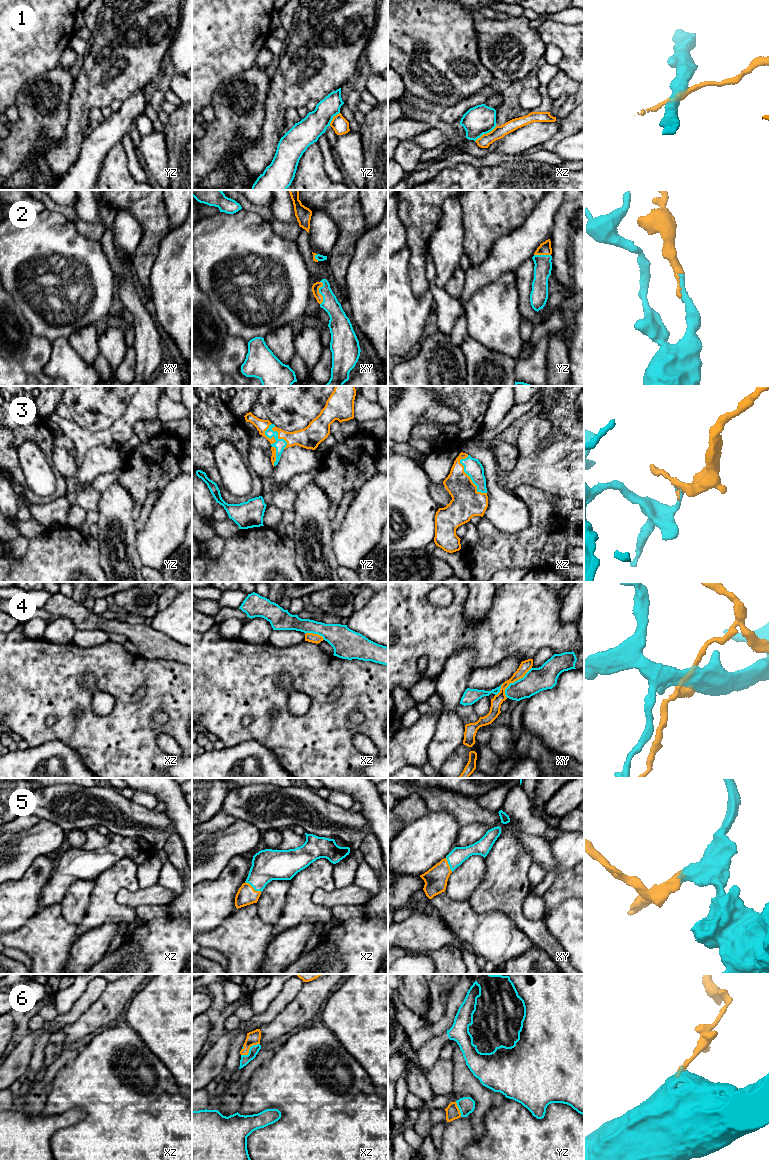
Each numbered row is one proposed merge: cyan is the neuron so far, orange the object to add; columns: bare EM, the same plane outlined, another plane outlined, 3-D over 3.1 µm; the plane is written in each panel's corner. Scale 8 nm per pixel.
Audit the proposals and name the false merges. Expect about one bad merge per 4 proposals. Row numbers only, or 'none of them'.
1, 4

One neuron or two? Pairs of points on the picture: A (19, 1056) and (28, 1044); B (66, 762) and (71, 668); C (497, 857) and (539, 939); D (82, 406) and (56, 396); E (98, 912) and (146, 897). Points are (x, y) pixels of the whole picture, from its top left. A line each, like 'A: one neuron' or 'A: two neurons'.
A: one neuron
B: two neurons
C: one neuron
D: two neurons
E: two neurons

